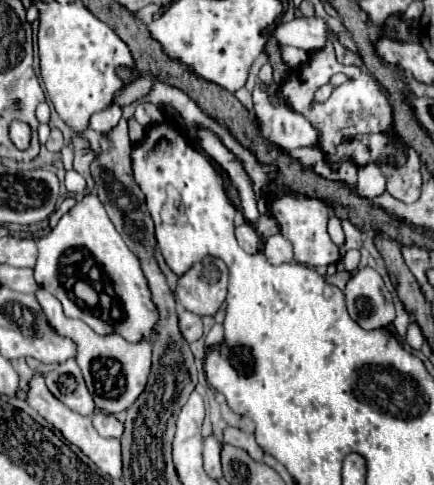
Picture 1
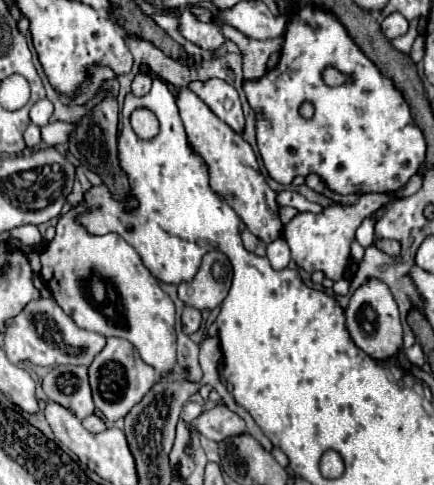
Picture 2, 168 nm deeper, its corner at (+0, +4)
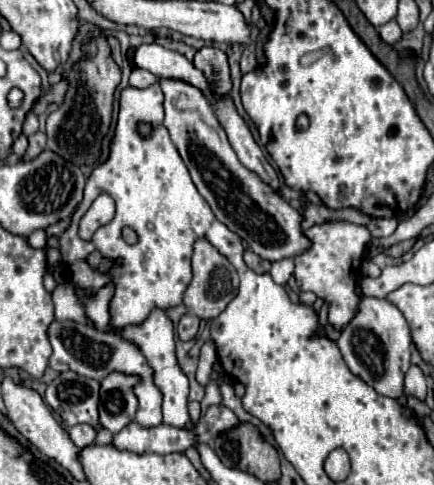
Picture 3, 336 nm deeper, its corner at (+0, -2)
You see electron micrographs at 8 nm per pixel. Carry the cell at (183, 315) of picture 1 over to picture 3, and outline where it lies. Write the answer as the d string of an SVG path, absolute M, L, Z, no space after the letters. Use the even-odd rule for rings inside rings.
M186 313L180 319L180 323L178 323L178 337L180 337L180 341L194 339L196 333L198 333L198 325L200 325L200 319L194 313Z

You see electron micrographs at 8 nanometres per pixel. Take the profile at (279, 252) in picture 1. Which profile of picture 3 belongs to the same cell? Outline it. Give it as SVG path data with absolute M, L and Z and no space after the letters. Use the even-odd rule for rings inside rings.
M282 259L282 261L274 261L270 275L278 285L286 285L286 281L292 277L294 273L294 261L292 259Z

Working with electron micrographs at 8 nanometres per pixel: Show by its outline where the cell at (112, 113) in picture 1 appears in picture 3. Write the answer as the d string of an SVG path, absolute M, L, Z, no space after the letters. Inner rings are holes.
M36 131L34 135L30 135L28 141L30 141L30 145L28 145L28 149L26 149L24 157L22 157L24 161L30 161L30 159L38 157L46 149L46 135L40 133L40 131Z

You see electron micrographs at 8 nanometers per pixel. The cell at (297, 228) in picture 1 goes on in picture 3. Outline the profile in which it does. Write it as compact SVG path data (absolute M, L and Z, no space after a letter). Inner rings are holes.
M344 221L314 225L312 229L306 231L306 235L312 241L312 247L306 253L294 257L296 285L300 291L312 291L316 293L316 297L322 297L324 303L328 305L330 325L336 331L342 331L342 327L346 327L346 323L354 319L354 311L358 311L360 295L356 293L356 281L372 235L366 227Z

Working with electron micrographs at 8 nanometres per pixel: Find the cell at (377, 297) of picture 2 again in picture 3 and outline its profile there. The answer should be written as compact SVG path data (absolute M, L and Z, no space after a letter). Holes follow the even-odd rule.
M362 297L356 317L344 327L336 341L346 365L378 395L400 399L404 393L404 375L410 367L410 329L404 315L386 299Z

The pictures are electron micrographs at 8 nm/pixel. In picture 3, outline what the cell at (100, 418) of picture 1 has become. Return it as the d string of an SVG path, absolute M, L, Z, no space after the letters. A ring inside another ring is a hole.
M74 425L74 427L68 429L68 433L70 433L70 439L78 447L86 447L86 445L94 443L94 437L96 437L94 427L90 427L90 425Z

